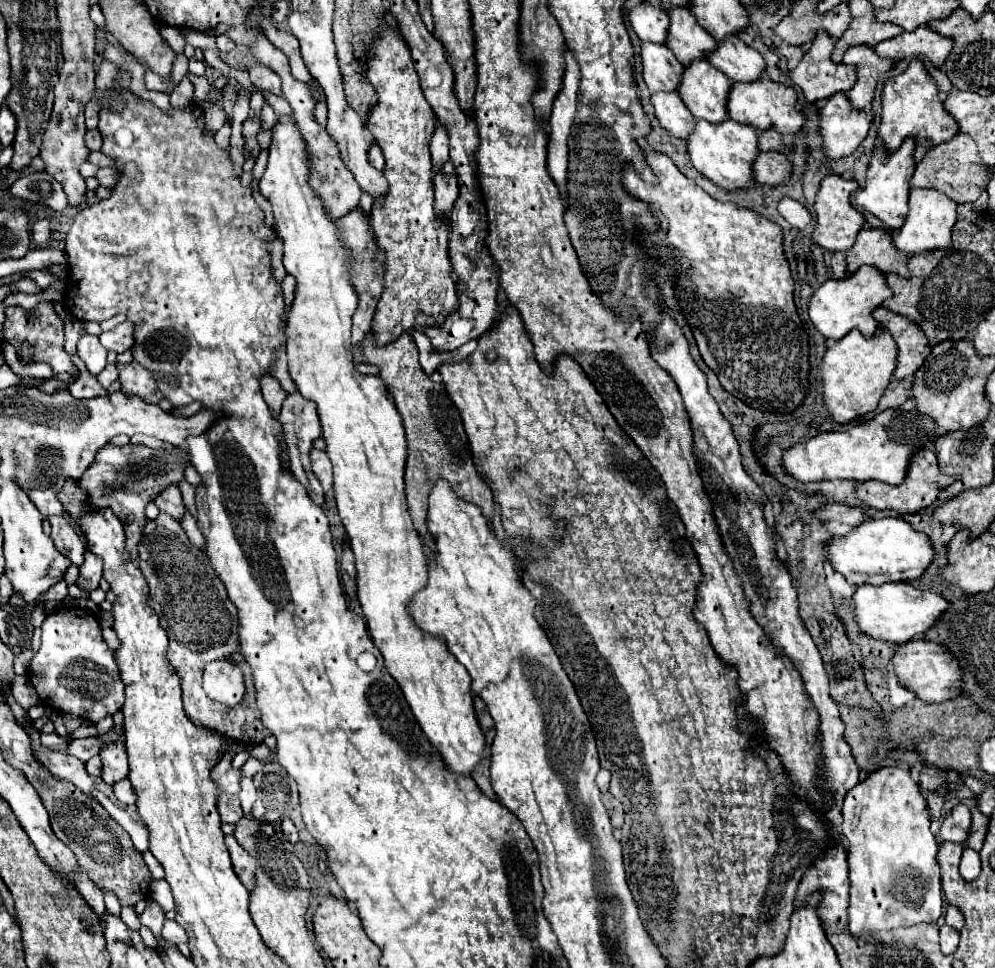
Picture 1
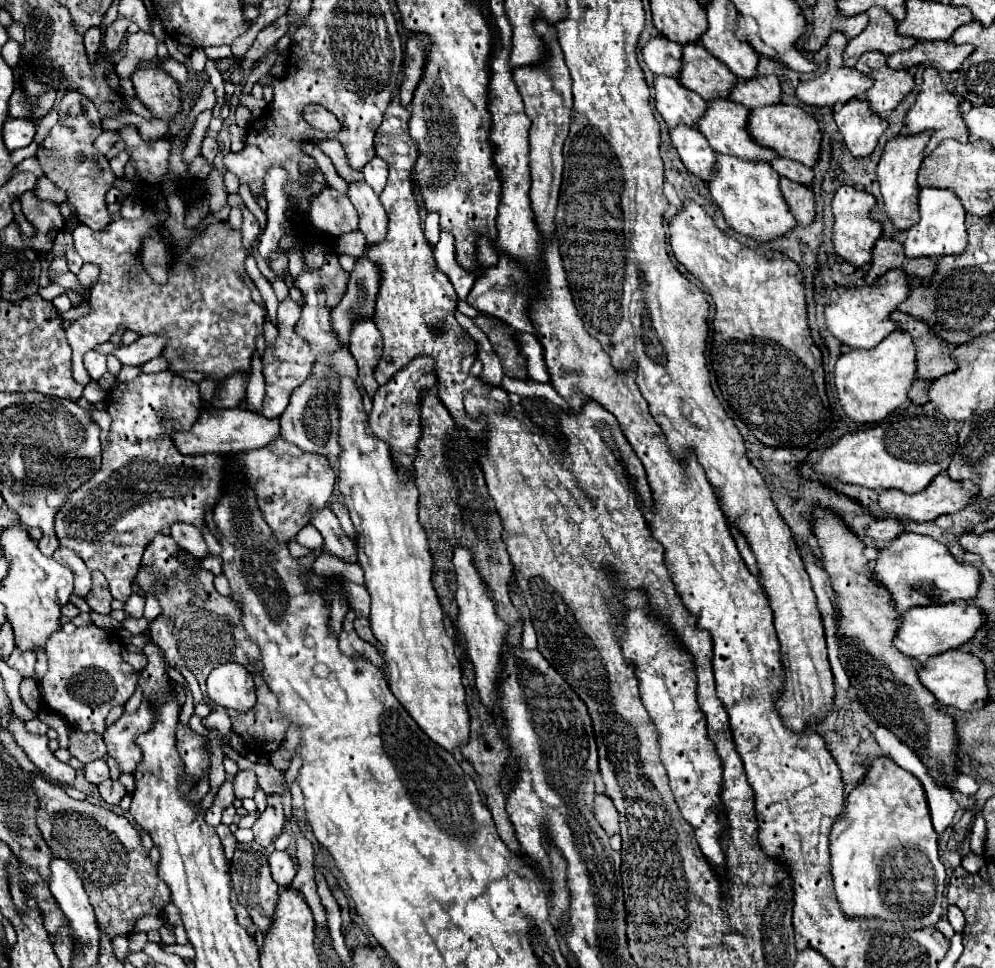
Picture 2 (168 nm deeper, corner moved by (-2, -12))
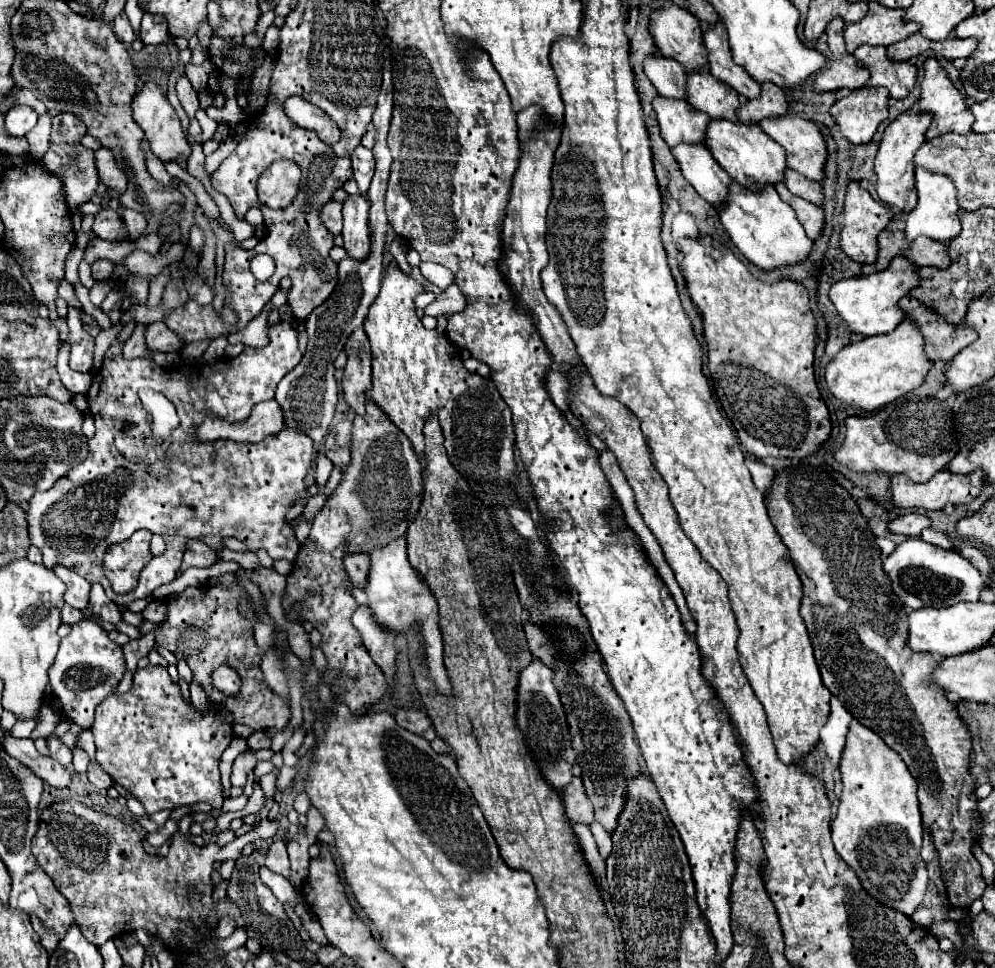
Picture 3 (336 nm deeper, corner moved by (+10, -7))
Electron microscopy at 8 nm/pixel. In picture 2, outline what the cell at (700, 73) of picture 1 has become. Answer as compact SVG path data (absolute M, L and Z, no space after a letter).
M719 98L719 100L711 100L707 104L707 116L703 116L697 130L707 138L709 146L719 154L731 154L731 156L739 156L741 160L757 160L757 162L775 160L777 154L771 148L763 148L761 144L755 144L755 140L751 138L751 134L747 130L747 118L749 118L747 108L743 108L741 104L735 104L727 98Z

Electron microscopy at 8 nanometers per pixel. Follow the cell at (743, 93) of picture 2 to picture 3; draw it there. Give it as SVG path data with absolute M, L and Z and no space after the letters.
M763 83L761 85L761 95L743 103L737 109L737 119L741 123L757 123L765 117L779 117L787 113L787 97L783 89L775 87L773 83Z

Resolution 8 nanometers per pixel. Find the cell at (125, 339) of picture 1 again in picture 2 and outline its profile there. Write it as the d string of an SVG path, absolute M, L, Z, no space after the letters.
M141 336L137 342L117 348L113 354L125 366L139 366L157 358L163 352L165 344L167 344L167 338L163 340L163 336Z

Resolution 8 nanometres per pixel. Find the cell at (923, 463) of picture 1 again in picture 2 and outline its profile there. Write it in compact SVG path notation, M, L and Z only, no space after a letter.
M939 474L933 480L933 484L929 484L919 494L903 494L903 491L899 489L884 489L879 494L879 506L887 514L893 514L897 518L927 522L927 520L939 518L941 514L953 514L953 512L959 512L959 510L967 508L975 500L977 494L979 494L979 488L973 482L957 482L957 480L951 480L947 474Z

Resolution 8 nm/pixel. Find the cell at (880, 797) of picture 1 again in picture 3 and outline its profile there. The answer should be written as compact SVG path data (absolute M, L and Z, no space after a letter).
M853 721L847 733L847 743L839 763L841 779L843 779L843 793L839 797L837 817L831 823L833 845L839 857L859 875L863 889L877 899L879 903L905 913L907 917L921 905L929 877L925 861L921 859L921 843L923 843L923 825L921 825L921 811L917 801L917 781L909 773L907 765L895 751L891 751L879 735L871 733L861 723Z

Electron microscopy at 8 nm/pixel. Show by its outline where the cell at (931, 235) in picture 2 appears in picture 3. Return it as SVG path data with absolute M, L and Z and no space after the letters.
M917 167L915 169L915 187L919 193L919 203L905 217L905 239L913 241L923 235L933 241L947 243L949 239L959 235L959 231L961 231L961 223L959 223L959 215L957 215L959 205L957 205L957 193L955 193L953 183L945 175L937 175L923 167Z

